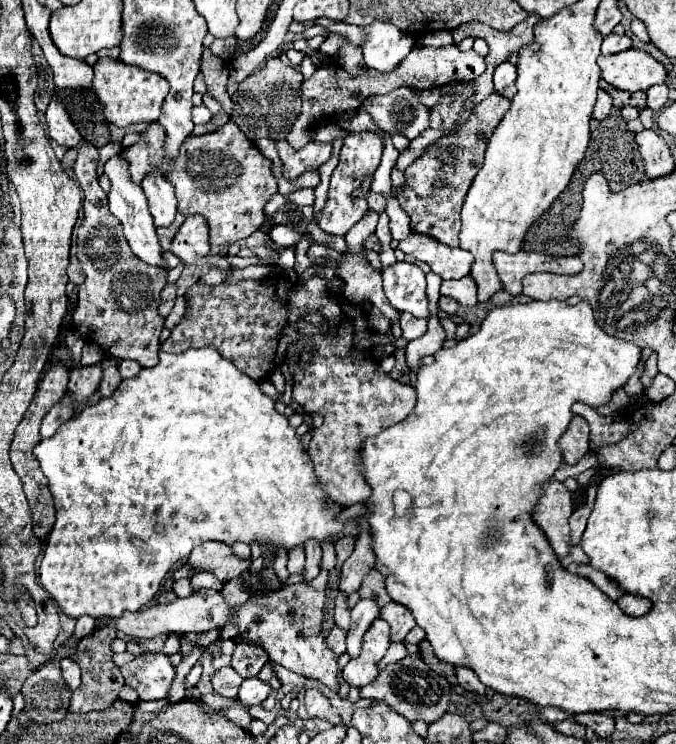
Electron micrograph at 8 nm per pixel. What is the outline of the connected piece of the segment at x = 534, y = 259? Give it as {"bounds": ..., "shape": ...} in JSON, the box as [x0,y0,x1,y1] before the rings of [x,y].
{"bounds":[492,252,582,296],"shape":[[[494,252],[492,262],[496,266],[496,272],[502,282],[502,290],[518,296],[522,292],[522,278],[534,272],[556,272],[556,274],[578,274],[582,270],[582,262],[578,256],[568,258],[554,258],[544,256],[538,252]]]}

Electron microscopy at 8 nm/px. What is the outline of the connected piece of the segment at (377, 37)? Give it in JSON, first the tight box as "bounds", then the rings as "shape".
{"bounds":[360,18,412,72],"shape":[[[376,18],[372,24],[364,26],[364,42],[360,48],[364,52],[366,66],[380,72],[390,72],[408,56],[412,46],[412,36],[394,28],[390,20]]]}

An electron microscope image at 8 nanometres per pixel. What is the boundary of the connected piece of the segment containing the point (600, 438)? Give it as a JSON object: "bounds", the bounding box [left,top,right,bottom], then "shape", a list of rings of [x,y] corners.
{"bounds":[572,402,630,450],"shape":[[[576,402],[572,406],[572,410],[576,414],[580,414],[582,418],[586,418],[588,426],[590,426],[590,446],[596,450],[600,444],[610,444],[610,442],[618,442],[620,436],[624,436],[630,428],[628,422],[624,420],[614,420],[614,418],[606,418],[600,416],[594,408],[590,408],[588,404]]]}

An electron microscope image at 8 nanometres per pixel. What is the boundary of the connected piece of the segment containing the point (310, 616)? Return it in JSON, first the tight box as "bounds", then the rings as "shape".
{"bounds":[238,570,338,690],"shape":[[[320,570],[320,574],[302,584],[284,586],[278,592],[268,592],[260,596],[252,596],[238,612],[238,628],[240,636],[248,642],[260,644],[272,662],[290,668],[306,678],[318,678],[332,690],[338,690],[336,672],[338,672],[338,656],[328,650],[324,638],[320,636],[320,624],[324,620],[322,608],[326,598],[328,570]]]}

